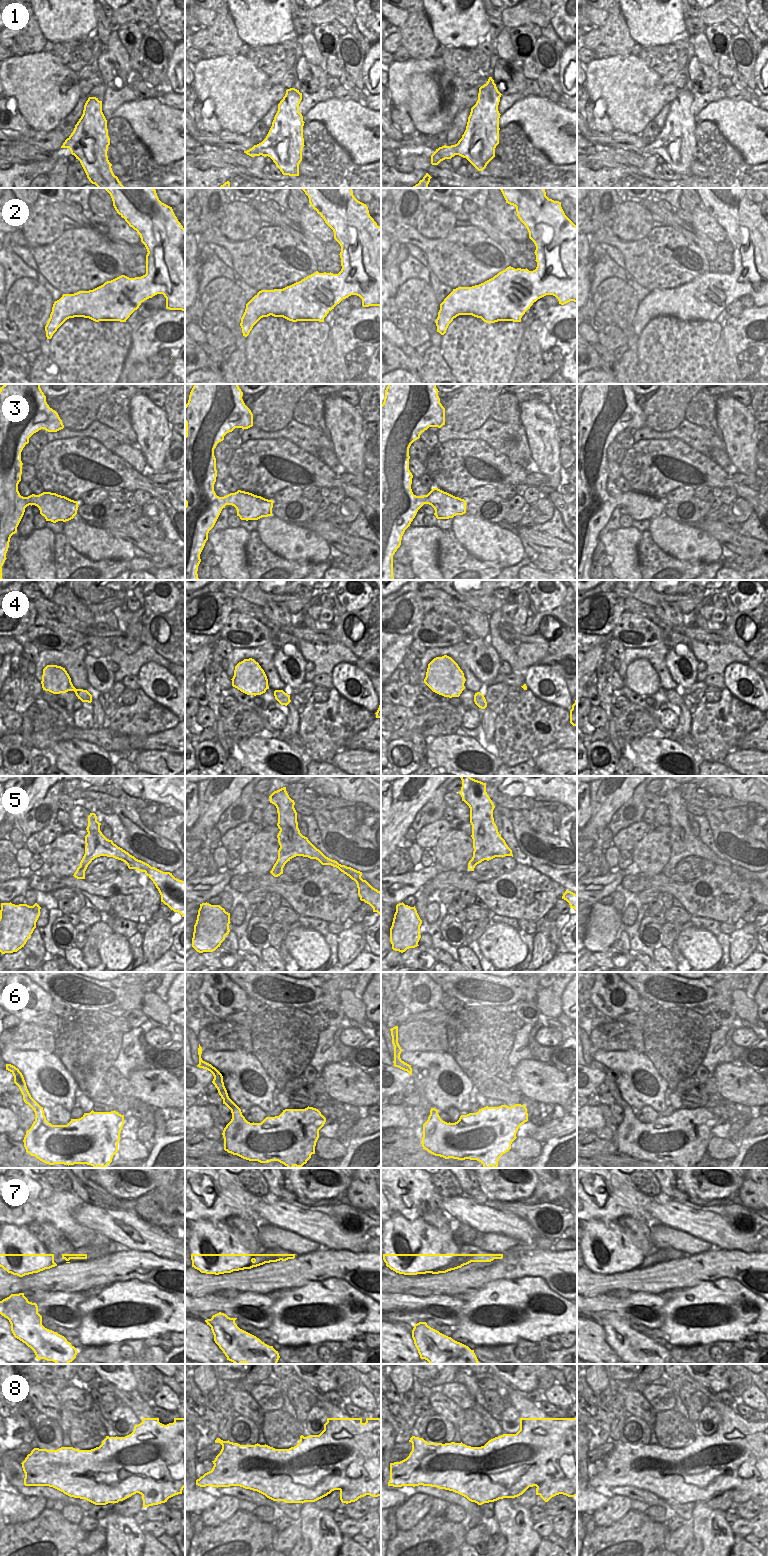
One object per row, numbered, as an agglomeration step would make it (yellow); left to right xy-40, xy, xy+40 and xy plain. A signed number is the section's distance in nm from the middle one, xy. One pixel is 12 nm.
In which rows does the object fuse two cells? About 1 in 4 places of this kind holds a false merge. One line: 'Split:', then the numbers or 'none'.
Split: 8.

